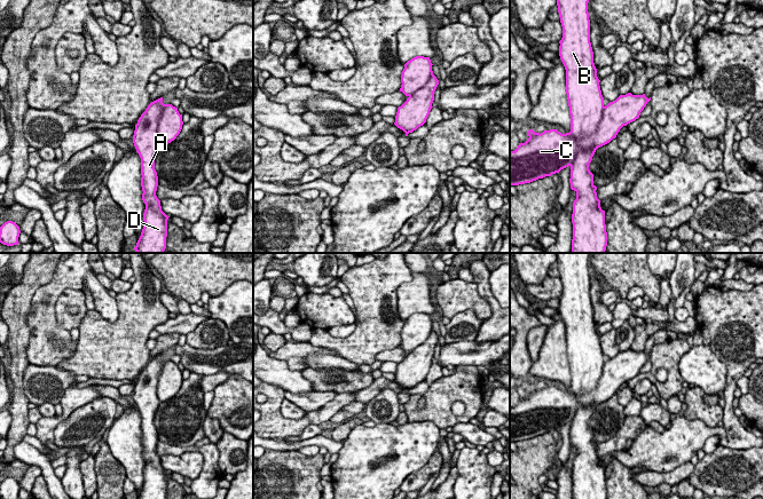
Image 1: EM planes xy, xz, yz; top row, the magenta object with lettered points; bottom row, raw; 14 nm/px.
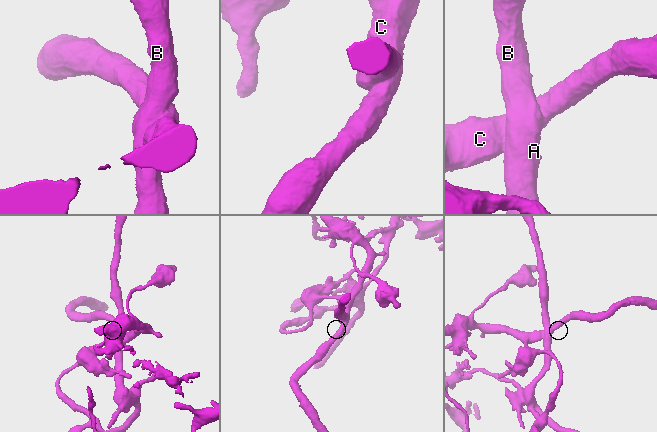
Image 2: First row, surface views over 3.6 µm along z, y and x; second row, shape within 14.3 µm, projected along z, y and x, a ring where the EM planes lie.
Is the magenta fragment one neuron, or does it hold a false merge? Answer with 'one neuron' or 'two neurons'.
two neurons

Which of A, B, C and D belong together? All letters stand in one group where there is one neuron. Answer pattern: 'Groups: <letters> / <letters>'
Groups: A B D / C

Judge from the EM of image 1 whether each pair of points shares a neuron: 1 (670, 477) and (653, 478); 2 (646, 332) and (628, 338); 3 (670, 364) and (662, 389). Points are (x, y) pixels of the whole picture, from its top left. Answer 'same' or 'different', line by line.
1: same
2: different
3: same

